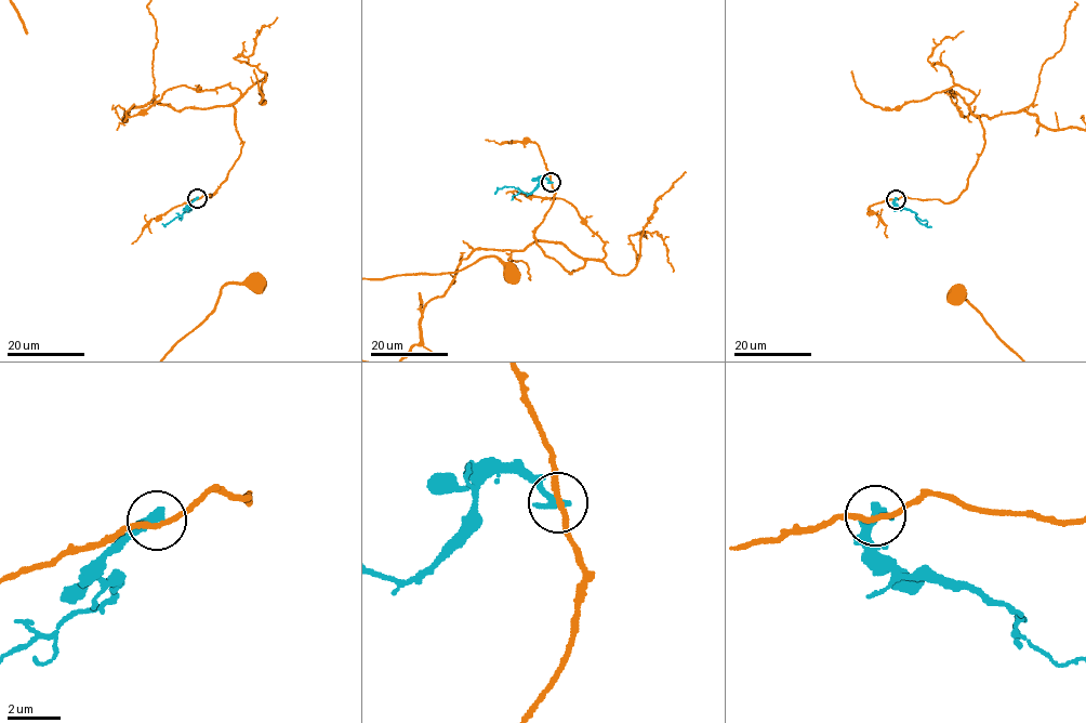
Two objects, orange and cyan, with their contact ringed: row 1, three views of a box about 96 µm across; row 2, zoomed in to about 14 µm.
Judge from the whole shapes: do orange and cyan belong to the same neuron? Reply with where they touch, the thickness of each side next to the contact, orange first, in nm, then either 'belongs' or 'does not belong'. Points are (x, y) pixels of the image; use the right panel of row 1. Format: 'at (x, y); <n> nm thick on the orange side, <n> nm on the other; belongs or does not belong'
at (896, 199); 190 nm thick on the orange side, 360 nm on the other; does not belong

